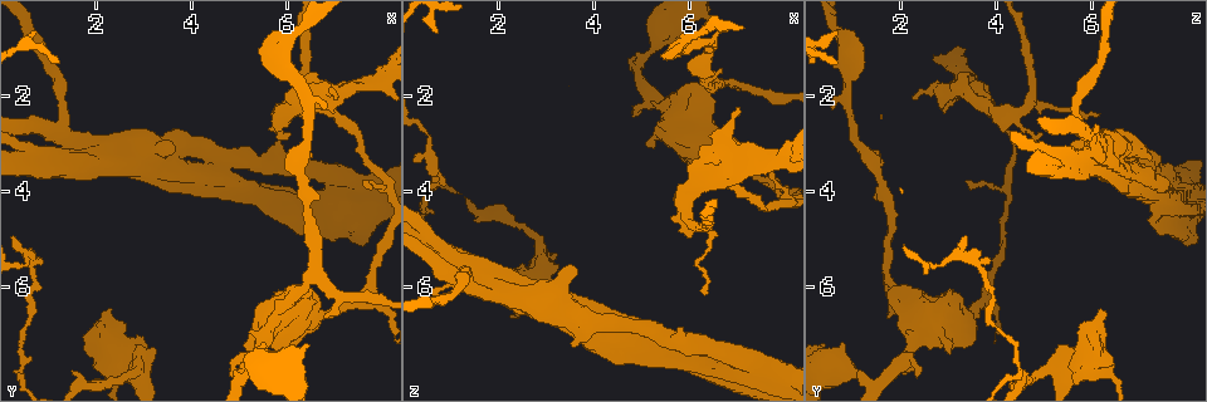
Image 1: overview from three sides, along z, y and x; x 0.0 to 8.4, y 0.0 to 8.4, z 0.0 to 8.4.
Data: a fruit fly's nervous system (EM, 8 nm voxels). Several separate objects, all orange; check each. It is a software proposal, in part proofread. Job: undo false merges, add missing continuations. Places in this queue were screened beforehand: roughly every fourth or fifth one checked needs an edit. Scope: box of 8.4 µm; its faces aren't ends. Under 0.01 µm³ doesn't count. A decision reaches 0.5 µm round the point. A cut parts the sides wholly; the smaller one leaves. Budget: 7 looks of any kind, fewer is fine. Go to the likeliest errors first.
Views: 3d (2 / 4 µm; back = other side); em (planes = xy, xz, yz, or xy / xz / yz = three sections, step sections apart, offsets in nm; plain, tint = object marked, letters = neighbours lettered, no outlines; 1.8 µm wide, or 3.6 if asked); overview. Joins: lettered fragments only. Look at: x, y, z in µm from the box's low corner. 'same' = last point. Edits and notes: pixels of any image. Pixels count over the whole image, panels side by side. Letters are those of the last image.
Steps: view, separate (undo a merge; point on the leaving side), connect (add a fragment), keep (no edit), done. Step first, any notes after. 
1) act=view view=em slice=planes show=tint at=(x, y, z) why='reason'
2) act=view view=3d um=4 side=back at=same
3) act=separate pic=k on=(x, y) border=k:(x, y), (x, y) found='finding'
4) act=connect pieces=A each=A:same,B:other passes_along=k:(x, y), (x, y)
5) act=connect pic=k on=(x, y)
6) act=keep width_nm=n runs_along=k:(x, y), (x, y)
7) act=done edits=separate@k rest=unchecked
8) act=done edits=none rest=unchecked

act=view view=3d um=2 at=(6.70, 1.95, 3.00) why='calibre changes'

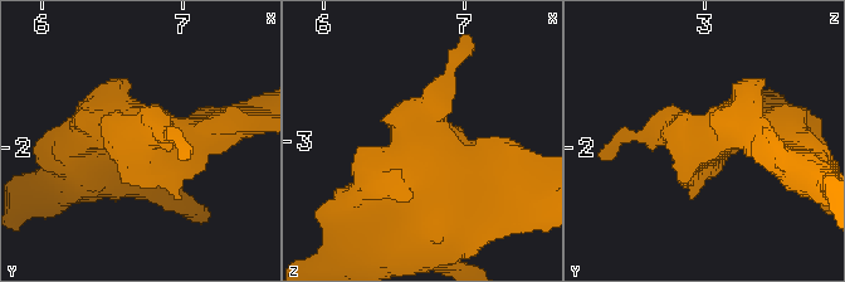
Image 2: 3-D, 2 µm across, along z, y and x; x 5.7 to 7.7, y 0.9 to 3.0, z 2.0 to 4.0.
act=view view=em slice=planes show=letters at=(6.68, 2.00, 2.96) why='need the tissue'

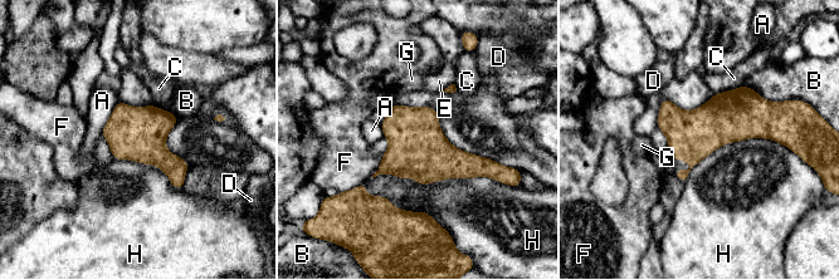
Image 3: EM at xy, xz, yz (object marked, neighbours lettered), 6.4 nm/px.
act=keep each=A:other,B:other,C:other,D:other,E:other,F:other,G:other,H:other border=3:(371, 176), (418, 183), (496, 180) found='one neuron here'

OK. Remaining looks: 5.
act=view view=em slice=xy step=4 show=tint at=(5.10, 7.35, 3.05) why='an open end'

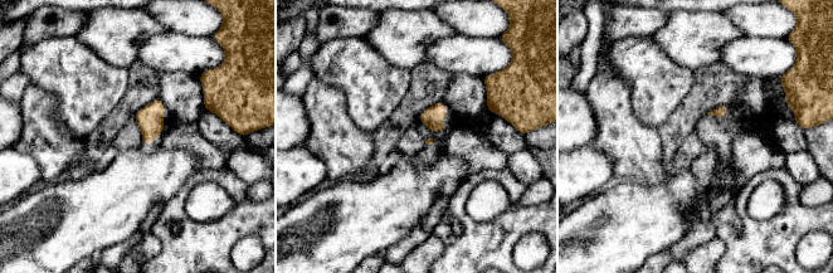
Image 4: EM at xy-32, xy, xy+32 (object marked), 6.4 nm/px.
act=view view=em slice=planes show=letters at=same

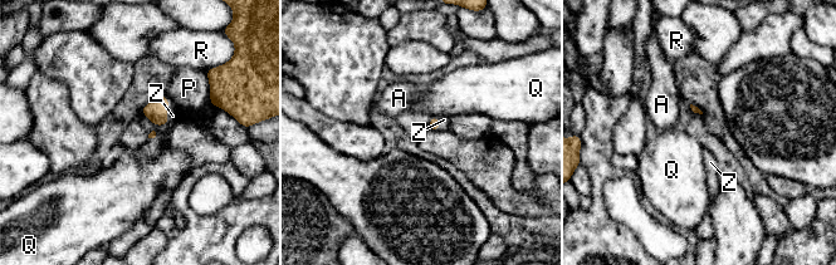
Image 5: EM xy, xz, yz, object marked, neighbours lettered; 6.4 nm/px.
act=connect pieces=Z each=A:other,P:other,Q:other,R:other,Z:same passes_along=5:(156, 111), (166, 111), (174, 113) found='the neuron continues'

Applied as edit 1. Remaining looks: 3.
act=view view=overview

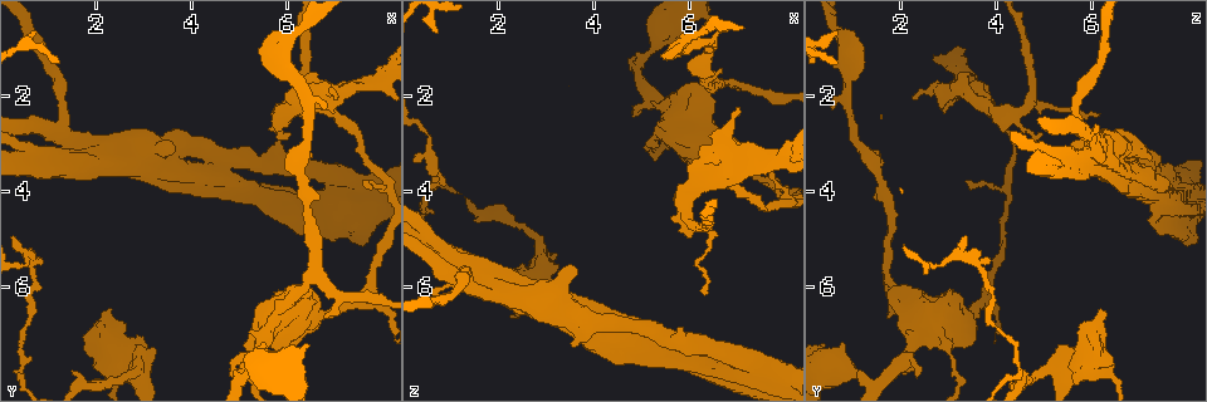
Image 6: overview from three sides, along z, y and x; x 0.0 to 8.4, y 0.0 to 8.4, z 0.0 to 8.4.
act=view view=em um=3.6 slice=xy step=8 show=letters at=(7.55, 3.10, 4.30) why='thin neck'

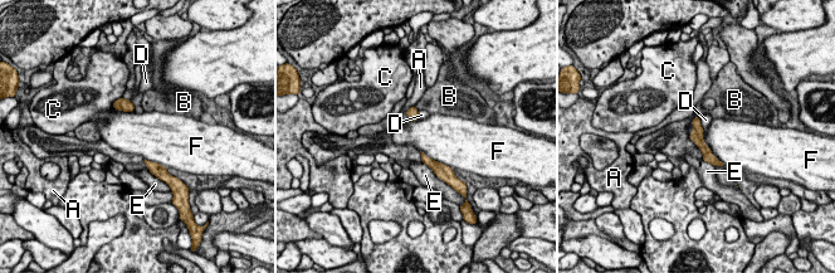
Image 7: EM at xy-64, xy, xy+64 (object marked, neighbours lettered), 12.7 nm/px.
act=keep each=A:other,B:other,C:other,D:other,E:other,F:other found='continuous, no second neuron'

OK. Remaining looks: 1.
act=done edits=connect@5 rest=unchecked

